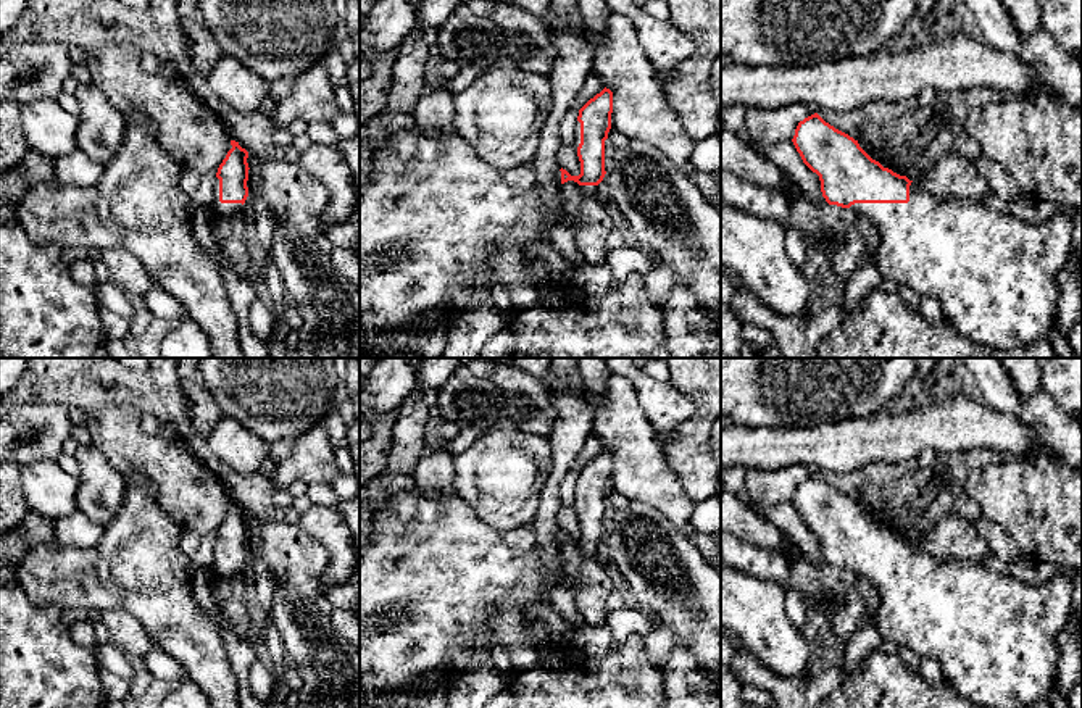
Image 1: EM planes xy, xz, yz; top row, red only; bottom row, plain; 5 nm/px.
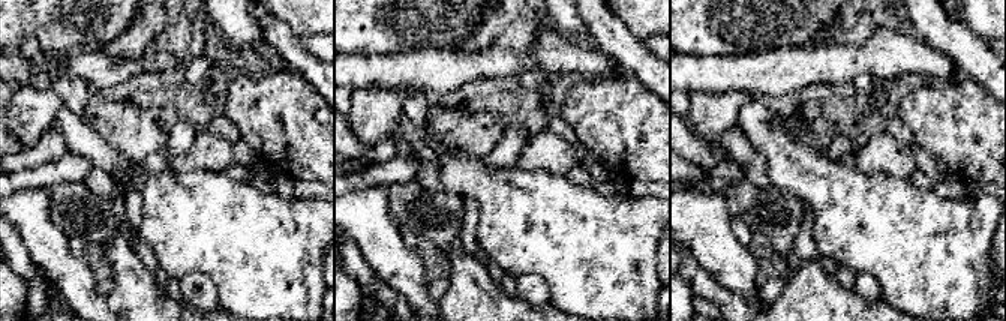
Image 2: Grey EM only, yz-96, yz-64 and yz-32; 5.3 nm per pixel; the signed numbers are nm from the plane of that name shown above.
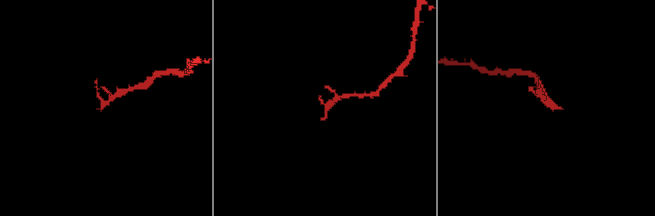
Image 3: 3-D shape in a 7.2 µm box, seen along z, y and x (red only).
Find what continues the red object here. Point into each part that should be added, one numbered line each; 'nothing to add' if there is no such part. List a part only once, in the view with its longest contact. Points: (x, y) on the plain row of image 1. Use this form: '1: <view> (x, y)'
1: yz (995, 637)

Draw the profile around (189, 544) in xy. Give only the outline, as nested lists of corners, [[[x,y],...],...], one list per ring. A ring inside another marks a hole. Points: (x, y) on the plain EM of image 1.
[[[184,531],[181,535],[179,547],[181,547],[182,553],[185,553],[189,558],[192,558],[200,547],[200,540],[202,540],[202,537],[198,534]]]

